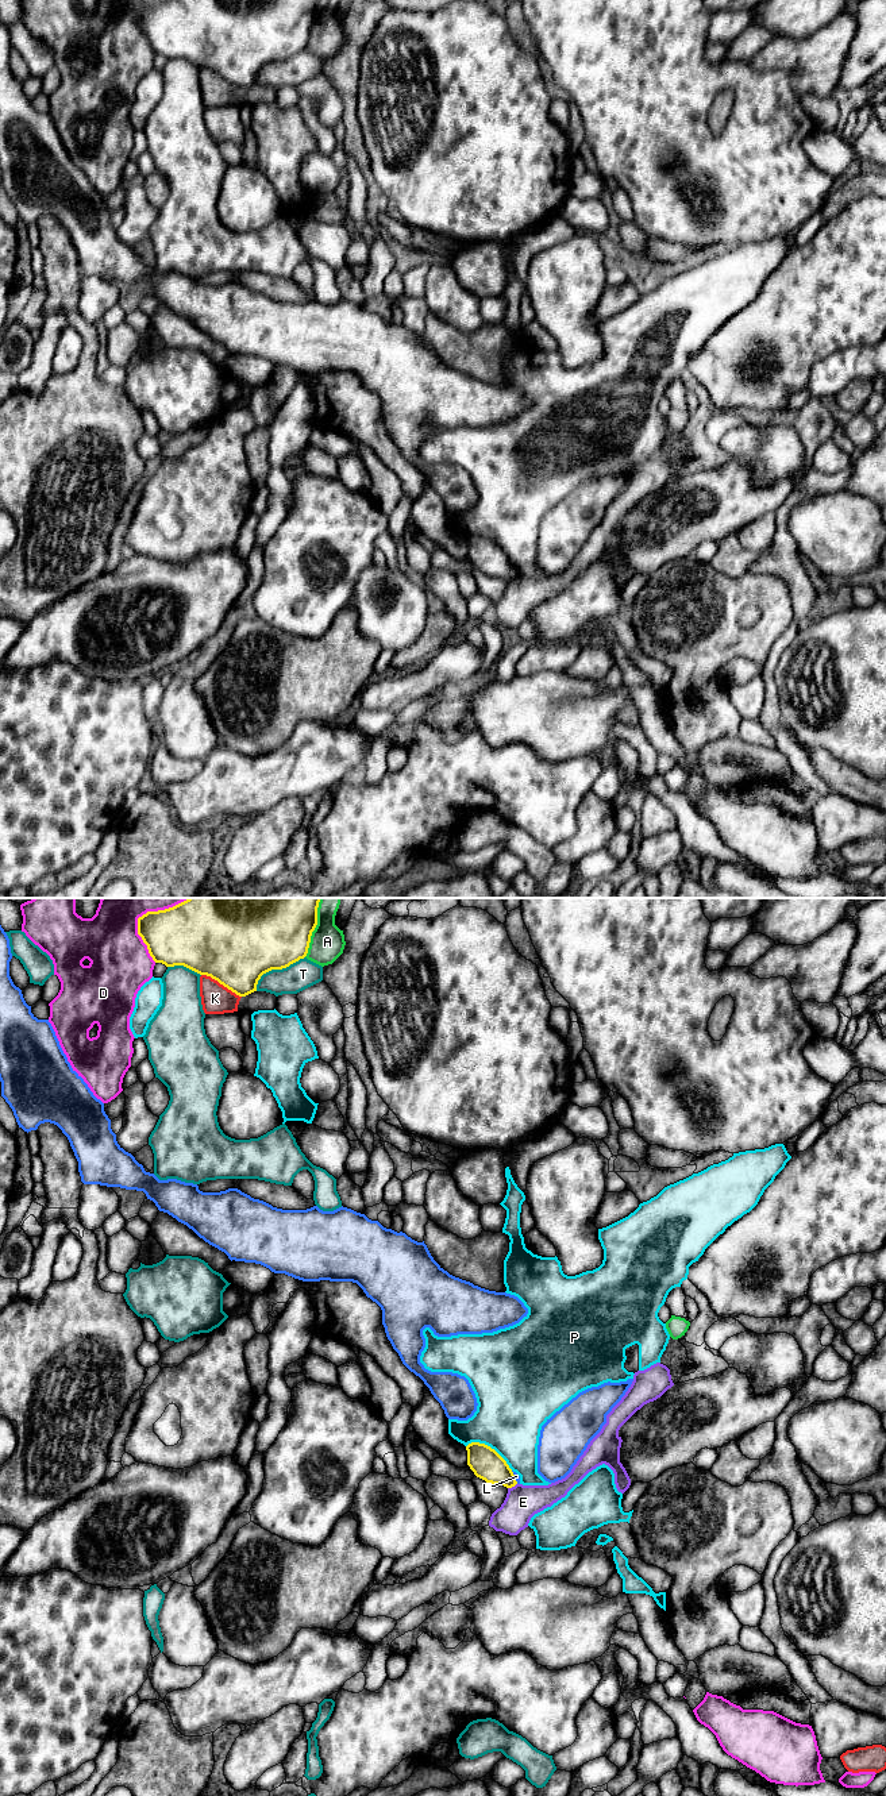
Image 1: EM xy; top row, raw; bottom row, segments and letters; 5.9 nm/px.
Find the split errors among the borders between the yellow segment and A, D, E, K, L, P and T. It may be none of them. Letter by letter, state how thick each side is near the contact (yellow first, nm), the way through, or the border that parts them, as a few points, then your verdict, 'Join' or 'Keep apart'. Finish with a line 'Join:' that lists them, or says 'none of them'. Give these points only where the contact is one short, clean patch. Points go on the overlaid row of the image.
A: Thickness 500 nm (yellow) against 200 nm. Keep apart
D: Thickness 360 nm (yellow) against 340 nm. Keep apart
E: Thickness 190 nm (yellow) against 200 nm. Boundary: xy (516, 1483), (508, 1488). Keep apart
K: Thickness 480 nm (yellow) against 180 nm. Keep apart
L: Thickness 190 nm (yellow) against 30 nm. Keep apart
P: Thickness 190 nm (yellow) against 400 nm. Keep apart
T: Thickness 500 nm (yellow) against 170 nm. Keep apart
Join: none of them

